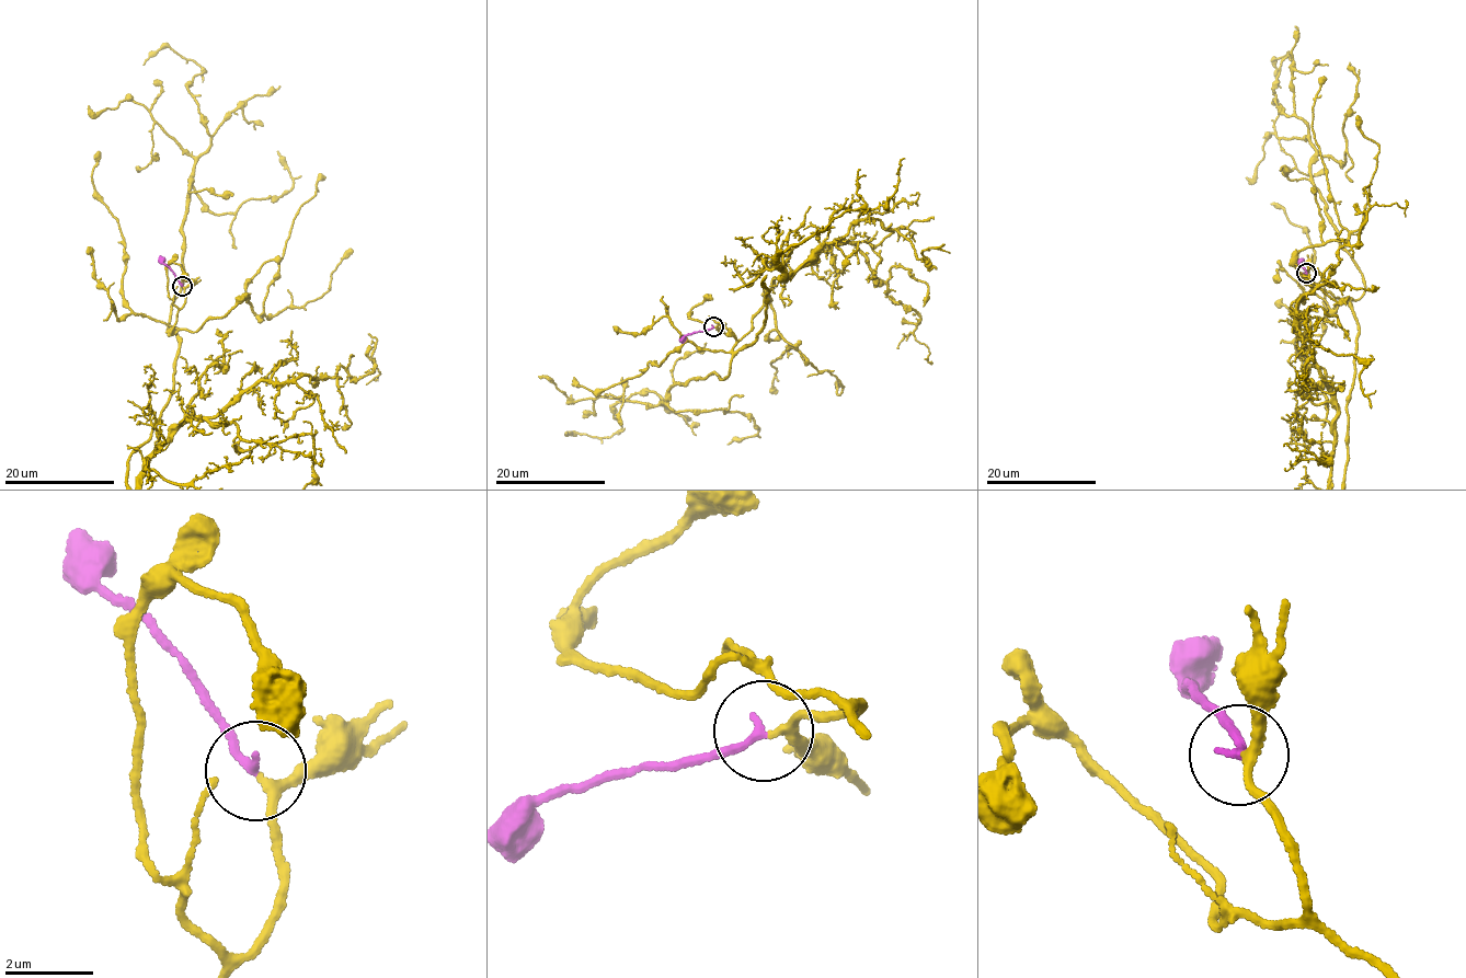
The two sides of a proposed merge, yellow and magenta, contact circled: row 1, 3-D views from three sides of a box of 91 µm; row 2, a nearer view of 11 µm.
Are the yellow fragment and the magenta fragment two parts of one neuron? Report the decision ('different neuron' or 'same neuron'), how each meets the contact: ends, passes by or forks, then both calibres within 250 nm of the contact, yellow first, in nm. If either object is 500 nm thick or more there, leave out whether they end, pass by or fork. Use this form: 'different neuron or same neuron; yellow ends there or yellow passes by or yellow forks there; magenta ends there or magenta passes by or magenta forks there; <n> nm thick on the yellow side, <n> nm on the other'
same neuron; yellow passes by; magenta ends there; 190 nm thick on the yellow side, 190 nm on the other

